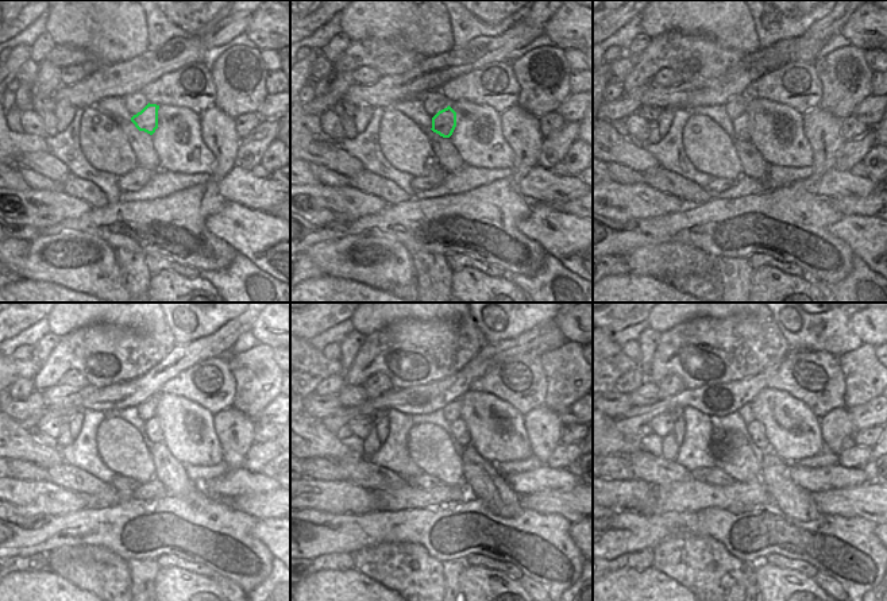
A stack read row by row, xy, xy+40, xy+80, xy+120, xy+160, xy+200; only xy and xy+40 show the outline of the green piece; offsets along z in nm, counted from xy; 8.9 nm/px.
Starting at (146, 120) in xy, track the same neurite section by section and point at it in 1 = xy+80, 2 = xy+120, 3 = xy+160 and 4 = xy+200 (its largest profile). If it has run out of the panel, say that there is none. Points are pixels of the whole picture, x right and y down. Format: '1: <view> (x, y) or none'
1: xy+80 (743, 124)
2: xy+120 (151, 427)
3: xy+160 (458, 431)
4: xy+200 (755, 430)

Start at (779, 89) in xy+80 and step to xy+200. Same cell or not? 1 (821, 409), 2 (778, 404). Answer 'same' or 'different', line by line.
1: same
2: different

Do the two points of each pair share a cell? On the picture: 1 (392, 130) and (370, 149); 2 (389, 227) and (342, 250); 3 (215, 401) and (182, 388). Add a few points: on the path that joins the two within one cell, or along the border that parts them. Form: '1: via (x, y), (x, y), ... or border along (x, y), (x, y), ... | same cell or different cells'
1: border along (384, 110), (380, 126), (380, 150), (396, 168) | different cells
2: border along (343, 237), (384, 235), (398, 241), (404, 246) | different cells
3: via (207, 399), (196, 388), (191, 388) | same cell

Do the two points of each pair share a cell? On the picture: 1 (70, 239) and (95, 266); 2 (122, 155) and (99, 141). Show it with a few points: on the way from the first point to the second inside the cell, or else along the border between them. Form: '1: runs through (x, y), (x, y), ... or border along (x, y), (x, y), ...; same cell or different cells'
1: runs through (70, 247), (87, 264); same cell
2: runs through (116, 155), (104, 146); same cell

